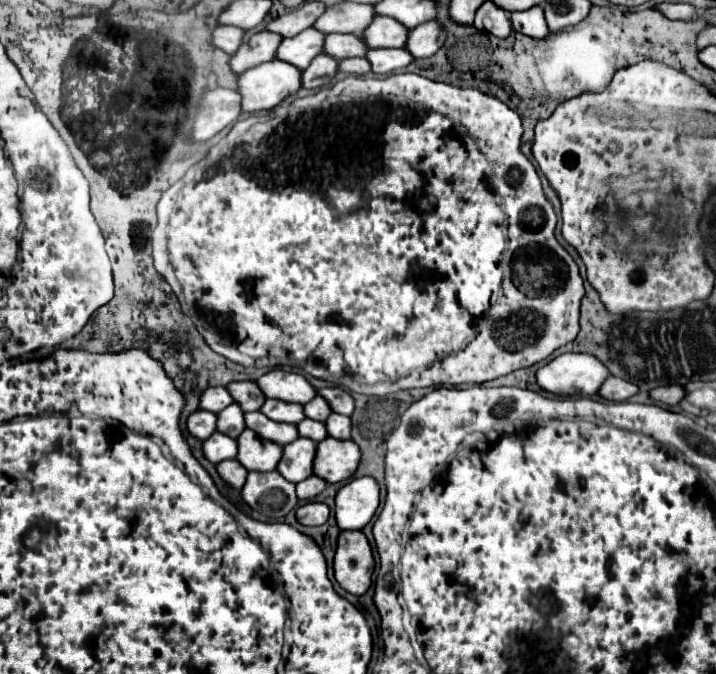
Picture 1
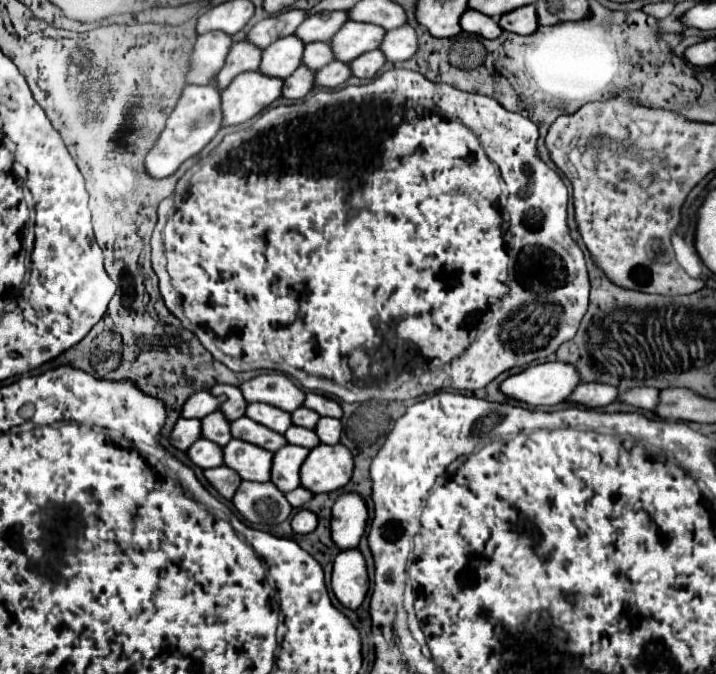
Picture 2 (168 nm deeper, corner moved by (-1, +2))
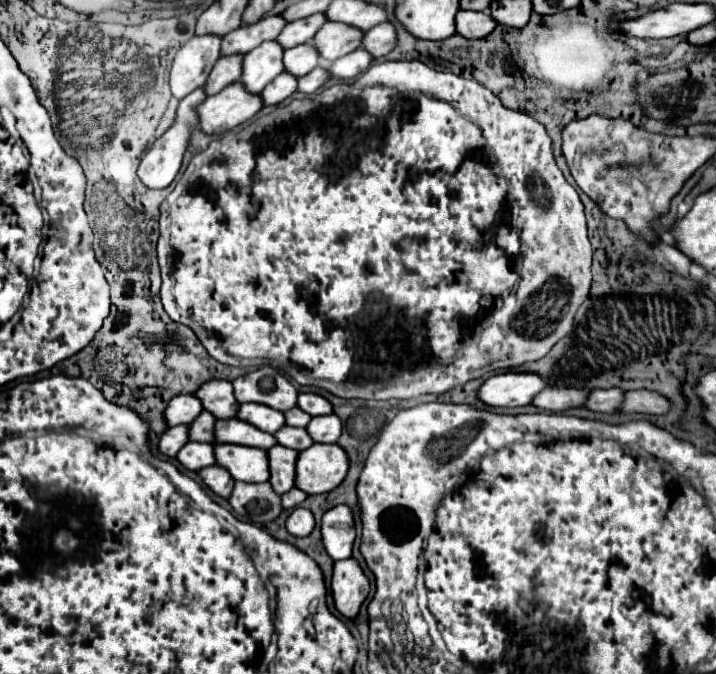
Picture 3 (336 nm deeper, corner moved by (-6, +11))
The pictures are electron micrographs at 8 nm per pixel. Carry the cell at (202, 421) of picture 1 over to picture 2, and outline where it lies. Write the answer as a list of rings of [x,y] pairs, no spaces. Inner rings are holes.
[[[181,417],[171,431],[169,443],[179,451],[187,451],[199,437],[201,437],[201,421]]]

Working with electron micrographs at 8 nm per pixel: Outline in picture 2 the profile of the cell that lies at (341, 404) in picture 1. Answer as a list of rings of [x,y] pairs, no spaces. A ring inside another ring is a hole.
[[[307,393],[305,395],[305,401],[303,401],[303,407],[307,409],[313,409],[315,413],[319,413],[321,417],[335,417],[335,419],[341,419],[341,407],[339,403],[335,403],[333,399],[327,399],[323,395],[317,395],[317,393]]]

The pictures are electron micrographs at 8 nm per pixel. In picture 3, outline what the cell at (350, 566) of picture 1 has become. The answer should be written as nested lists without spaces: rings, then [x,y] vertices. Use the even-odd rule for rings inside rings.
[[[356,558],[334,562],[332,592],[338,612],[348,618],[354,618],[370,592],[370,582],[364,576]]]

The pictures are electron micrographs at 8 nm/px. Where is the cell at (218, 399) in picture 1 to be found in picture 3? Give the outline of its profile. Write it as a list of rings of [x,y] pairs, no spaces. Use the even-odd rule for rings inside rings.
[[[182,394],[170,400],[166,408],[166,420],[168,420],[168,426],[192,424],[192,420],[198,418],[200,412],[202,412],[202,402],[196,398],[196,394]]]

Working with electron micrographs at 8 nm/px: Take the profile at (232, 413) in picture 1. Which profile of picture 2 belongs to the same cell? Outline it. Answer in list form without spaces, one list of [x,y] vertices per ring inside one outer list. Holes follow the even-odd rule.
[[[213,411],[201,419],[201,437],[225,447],[231,439],[229,421],[223,417],[221,411]]]

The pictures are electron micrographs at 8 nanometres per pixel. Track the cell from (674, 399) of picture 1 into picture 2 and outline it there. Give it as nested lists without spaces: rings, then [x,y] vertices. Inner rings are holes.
[[[637,387],[637,389],[631,389],[631,391],[619,393],[617,401],[627,403],[627,405],[637,407],[637,409],[653,411],[657,401],[659,401],[659,397],[657,397],[657,389],[653,389],[653,387]]]

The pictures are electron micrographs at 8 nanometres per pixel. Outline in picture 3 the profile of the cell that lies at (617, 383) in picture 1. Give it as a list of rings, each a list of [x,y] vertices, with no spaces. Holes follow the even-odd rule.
[[[546,388],[542,394],[538,394],[534,398],[534,406],[550,410],[550,412],[562,412],[568,408],[576,408],[576,406],[584,406],[588,396],[590,396],[590,388]]]

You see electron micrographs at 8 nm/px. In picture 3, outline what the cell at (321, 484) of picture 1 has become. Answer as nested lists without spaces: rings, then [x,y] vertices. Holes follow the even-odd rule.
[[[292,488],[290,492],[282,494],[282,506],[284,508],[296,508],[298,504],[302,504],[306,500],[306,492],[302,492],[300,488]]]

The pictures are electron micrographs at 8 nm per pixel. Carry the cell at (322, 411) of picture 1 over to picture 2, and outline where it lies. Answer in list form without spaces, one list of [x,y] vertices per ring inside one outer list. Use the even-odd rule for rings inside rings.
[[[301,407],[301,409],[295,409],[291,413],[291,421],[293,425],[299,425],[299,427],[307,427],[307,429],[315,429],[317,421],[319,421],[319,415],[307,407]]]

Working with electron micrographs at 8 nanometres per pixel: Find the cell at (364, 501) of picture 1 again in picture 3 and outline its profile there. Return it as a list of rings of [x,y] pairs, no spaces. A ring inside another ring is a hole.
[[[346,504],[330,508],[322,518],[322,542],[332,560],[350,558],[354,540],[356,540],[356,528],[352,508]]]

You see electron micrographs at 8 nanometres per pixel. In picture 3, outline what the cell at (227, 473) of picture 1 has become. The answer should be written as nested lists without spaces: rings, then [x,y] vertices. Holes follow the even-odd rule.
[[[218,464],[214,466],[206,466],[200,470],[200,476],[204,480],[206,486],[210,486],[218,496],[224,496],[224,498],[230,498],[232,494],[232,478],[230,478],[230,472]]]

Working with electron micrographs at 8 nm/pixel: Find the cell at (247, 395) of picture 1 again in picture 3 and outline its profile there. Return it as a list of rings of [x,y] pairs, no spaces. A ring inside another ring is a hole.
[[[210,380],[202,384],[202,388],[198,388],[196,396],[202,400],[202,406],[218,420],[234,418],[238,414],[240,404],[236,402],[232,382],[228,380]]]

